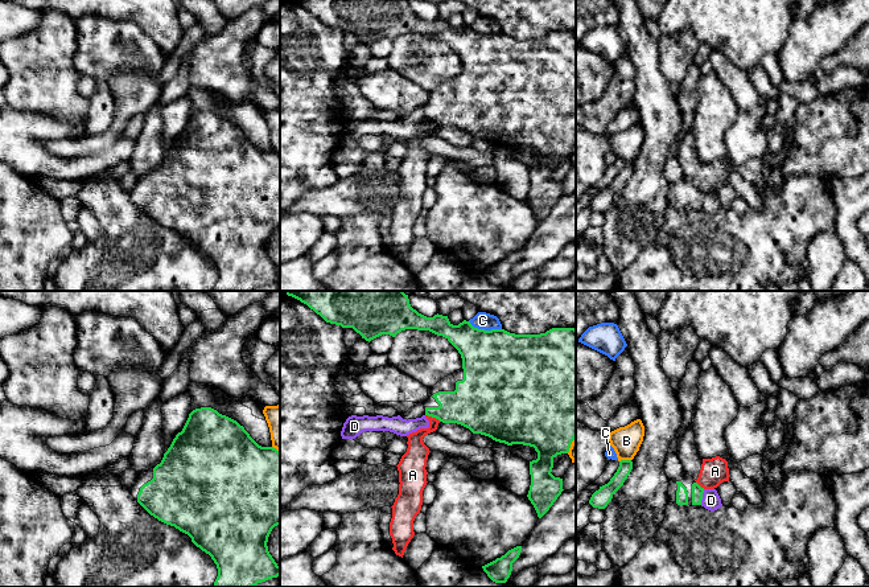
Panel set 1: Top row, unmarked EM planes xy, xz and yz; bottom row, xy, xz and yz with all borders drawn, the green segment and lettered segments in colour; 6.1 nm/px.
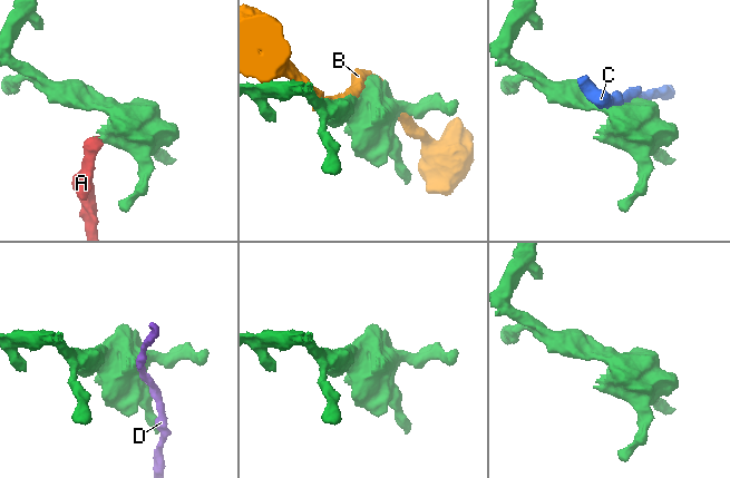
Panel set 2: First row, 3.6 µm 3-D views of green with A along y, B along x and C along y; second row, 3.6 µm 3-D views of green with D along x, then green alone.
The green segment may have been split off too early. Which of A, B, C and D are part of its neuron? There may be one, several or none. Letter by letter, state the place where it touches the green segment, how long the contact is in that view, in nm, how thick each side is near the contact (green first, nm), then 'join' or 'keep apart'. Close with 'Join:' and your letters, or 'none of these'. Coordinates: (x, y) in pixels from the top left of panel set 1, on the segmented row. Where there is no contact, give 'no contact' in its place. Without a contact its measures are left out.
A: meets green in xz at (433, 417); contact 100 nm long; 280 nm thick on the green side, 130 nm on the other; keep apart
B: meets green in yz at (625, 460); contact 70 nm long; 100 nm thick on the green side, 180 nm on the other; keep apart
C: meets green in xz at (484, 329); contact 200 nm long; 440 nm thick on the green side, 110 nm on the other; keep apart
D: meets green in yz at (701, 497); contact 100 nm long; 70 nm thick on the green side, 110 nm on the other; keep apart
Join: none of these

